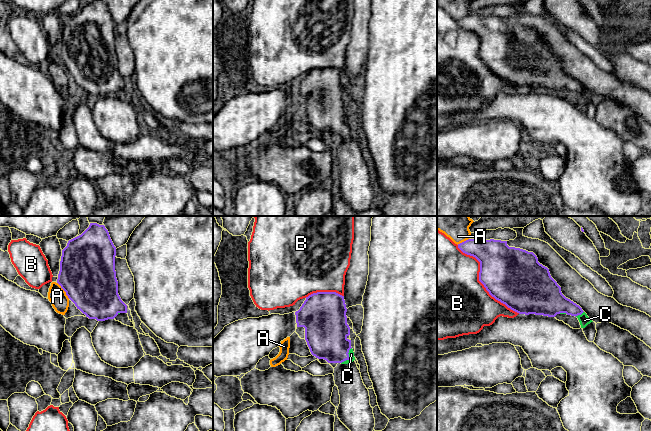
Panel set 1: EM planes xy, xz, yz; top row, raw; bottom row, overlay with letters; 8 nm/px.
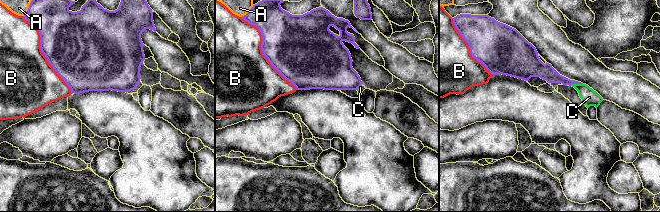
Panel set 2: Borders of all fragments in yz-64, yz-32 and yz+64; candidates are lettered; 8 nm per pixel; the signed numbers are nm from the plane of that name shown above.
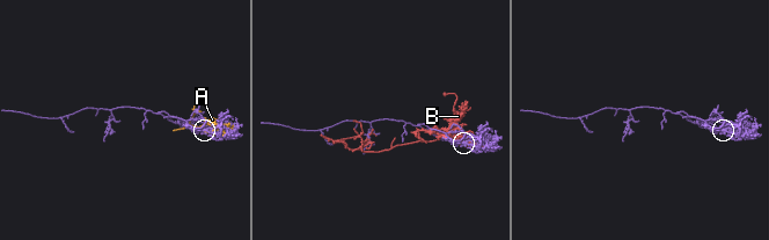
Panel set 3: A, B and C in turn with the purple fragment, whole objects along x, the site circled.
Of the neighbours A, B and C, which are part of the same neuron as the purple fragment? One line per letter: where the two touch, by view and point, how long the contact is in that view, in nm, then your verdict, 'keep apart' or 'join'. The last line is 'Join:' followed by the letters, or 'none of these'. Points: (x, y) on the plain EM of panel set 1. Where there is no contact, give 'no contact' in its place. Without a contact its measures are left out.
A: xy (63, 65) | 170 nm | keep apart
B: yz (479, 56) | 750 nm | keep apart
C: xz (349, 133) | 160 nm | join
Join: C

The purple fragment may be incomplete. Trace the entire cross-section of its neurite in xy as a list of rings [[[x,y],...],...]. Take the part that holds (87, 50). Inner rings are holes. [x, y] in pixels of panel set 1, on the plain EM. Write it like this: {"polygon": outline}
{"polygon": [[[90,0],[81,11],[69,16],[67,22],[62,26],[57,59],[66,68],[66,71],[75,80],[77,85],[89,95],[105,97],[114,95],[119,89],[127,89],[127,81],[118,70],[115,32],[116,23],[110,14],[109,8],[104,1],[99,0]]]}

